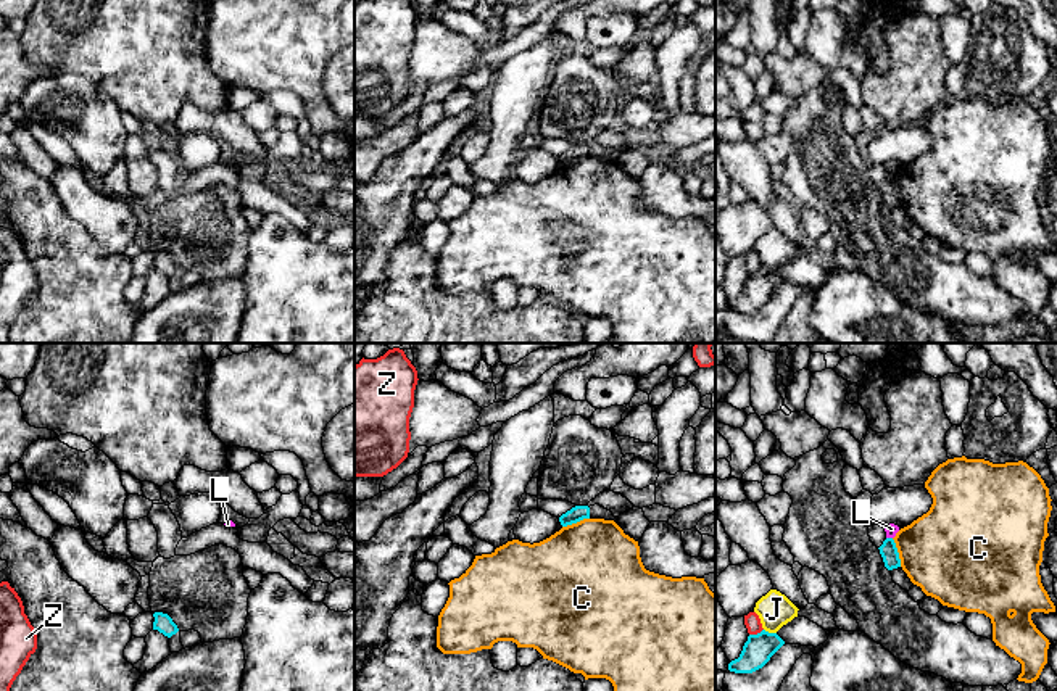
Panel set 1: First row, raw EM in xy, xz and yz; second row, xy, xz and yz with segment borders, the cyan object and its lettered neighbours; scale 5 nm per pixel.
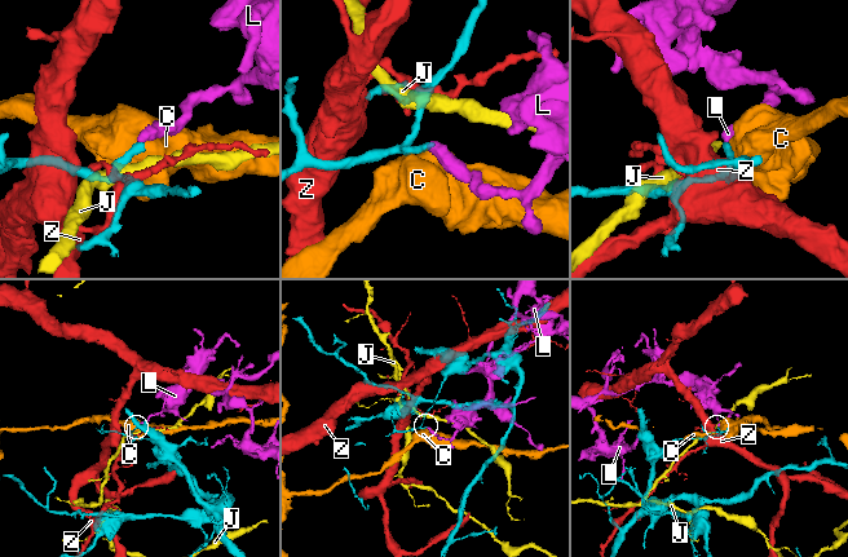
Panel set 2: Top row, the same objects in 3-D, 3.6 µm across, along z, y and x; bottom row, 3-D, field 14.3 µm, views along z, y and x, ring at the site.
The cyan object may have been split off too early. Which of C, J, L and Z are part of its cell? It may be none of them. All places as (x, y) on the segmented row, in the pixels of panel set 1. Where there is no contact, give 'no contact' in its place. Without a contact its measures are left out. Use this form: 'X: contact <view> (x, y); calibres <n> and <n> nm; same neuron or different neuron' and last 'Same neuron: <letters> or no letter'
C: contact yz (898, 553); calibres 90 and 440 nm; different neuron
J: contact yz (770, 633); calibres 150 and 170 nm; different neuron
L: contact yz (890, 538); calibres 90 and 60 nm; different neuron
Z: contact yz (758, 633); calibres 150 and 80 nm; different neuron
Same neuron: no letter

